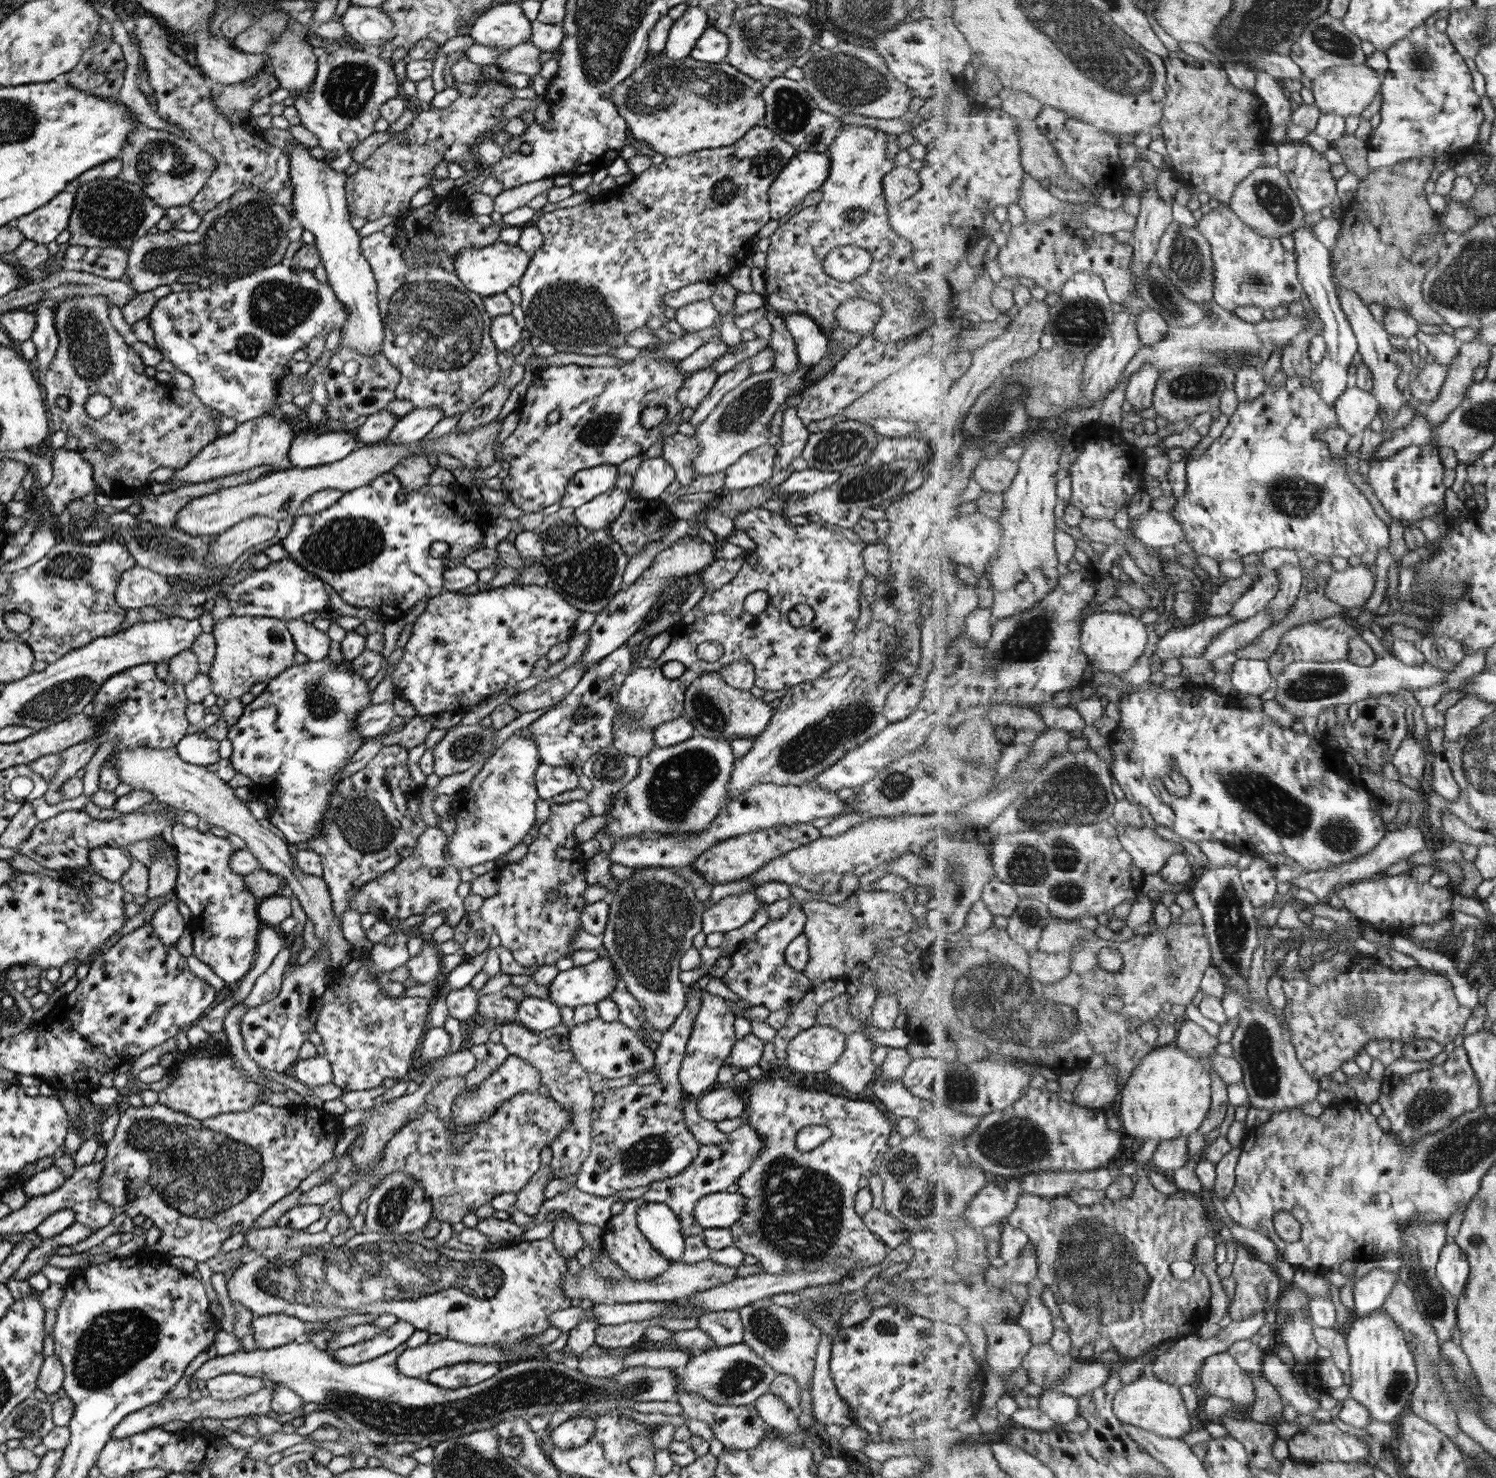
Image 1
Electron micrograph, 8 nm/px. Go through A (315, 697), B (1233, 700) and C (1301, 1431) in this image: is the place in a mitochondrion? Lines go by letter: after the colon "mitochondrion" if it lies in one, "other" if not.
A: mitochondrion
B: other
C: other

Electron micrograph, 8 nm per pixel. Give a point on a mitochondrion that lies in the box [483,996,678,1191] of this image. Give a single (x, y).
(647, 1153)

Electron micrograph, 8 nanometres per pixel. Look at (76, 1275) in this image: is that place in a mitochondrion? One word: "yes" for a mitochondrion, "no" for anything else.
no

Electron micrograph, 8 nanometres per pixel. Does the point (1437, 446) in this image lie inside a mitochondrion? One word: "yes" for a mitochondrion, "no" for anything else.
no

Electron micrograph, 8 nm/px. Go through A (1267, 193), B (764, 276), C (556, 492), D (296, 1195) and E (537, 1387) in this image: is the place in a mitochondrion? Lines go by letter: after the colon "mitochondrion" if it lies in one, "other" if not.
A: mitochondrion
B: other
C: other
D: other
E: mitochondrion

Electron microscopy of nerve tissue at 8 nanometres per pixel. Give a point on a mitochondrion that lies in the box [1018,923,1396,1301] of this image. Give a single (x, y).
(1257, 1053)

